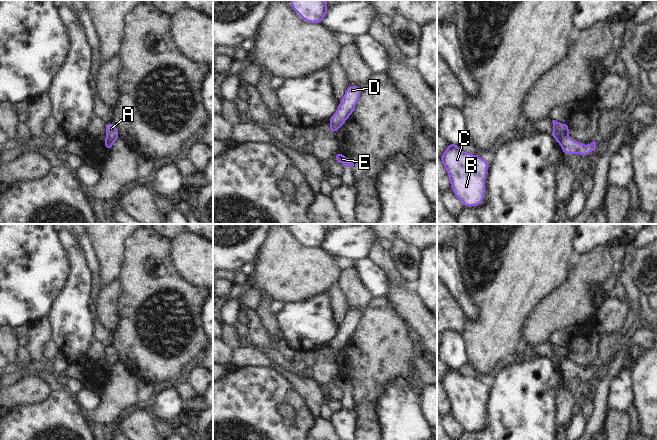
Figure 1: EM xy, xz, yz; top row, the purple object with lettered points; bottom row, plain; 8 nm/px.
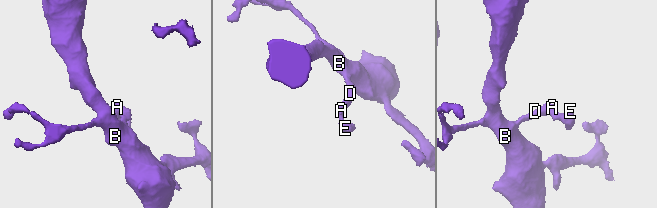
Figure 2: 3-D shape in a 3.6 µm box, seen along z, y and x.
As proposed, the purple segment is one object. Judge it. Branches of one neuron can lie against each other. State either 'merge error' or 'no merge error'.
merge error

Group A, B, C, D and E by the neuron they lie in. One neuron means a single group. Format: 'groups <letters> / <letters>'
groups A B C D / E

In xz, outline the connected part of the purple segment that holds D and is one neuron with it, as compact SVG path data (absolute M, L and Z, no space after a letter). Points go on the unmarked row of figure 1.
M348 309L336 336L328 343L333 353L338 355L347 343L352 339L360 323L362 312L356 309Z

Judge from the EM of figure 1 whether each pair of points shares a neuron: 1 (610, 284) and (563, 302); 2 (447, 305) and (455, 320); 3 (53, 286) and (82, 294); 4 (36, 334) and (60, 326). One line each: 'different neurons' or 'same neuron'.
1: different neurons
2: same neuron
3: different neurons
4: different neurons

